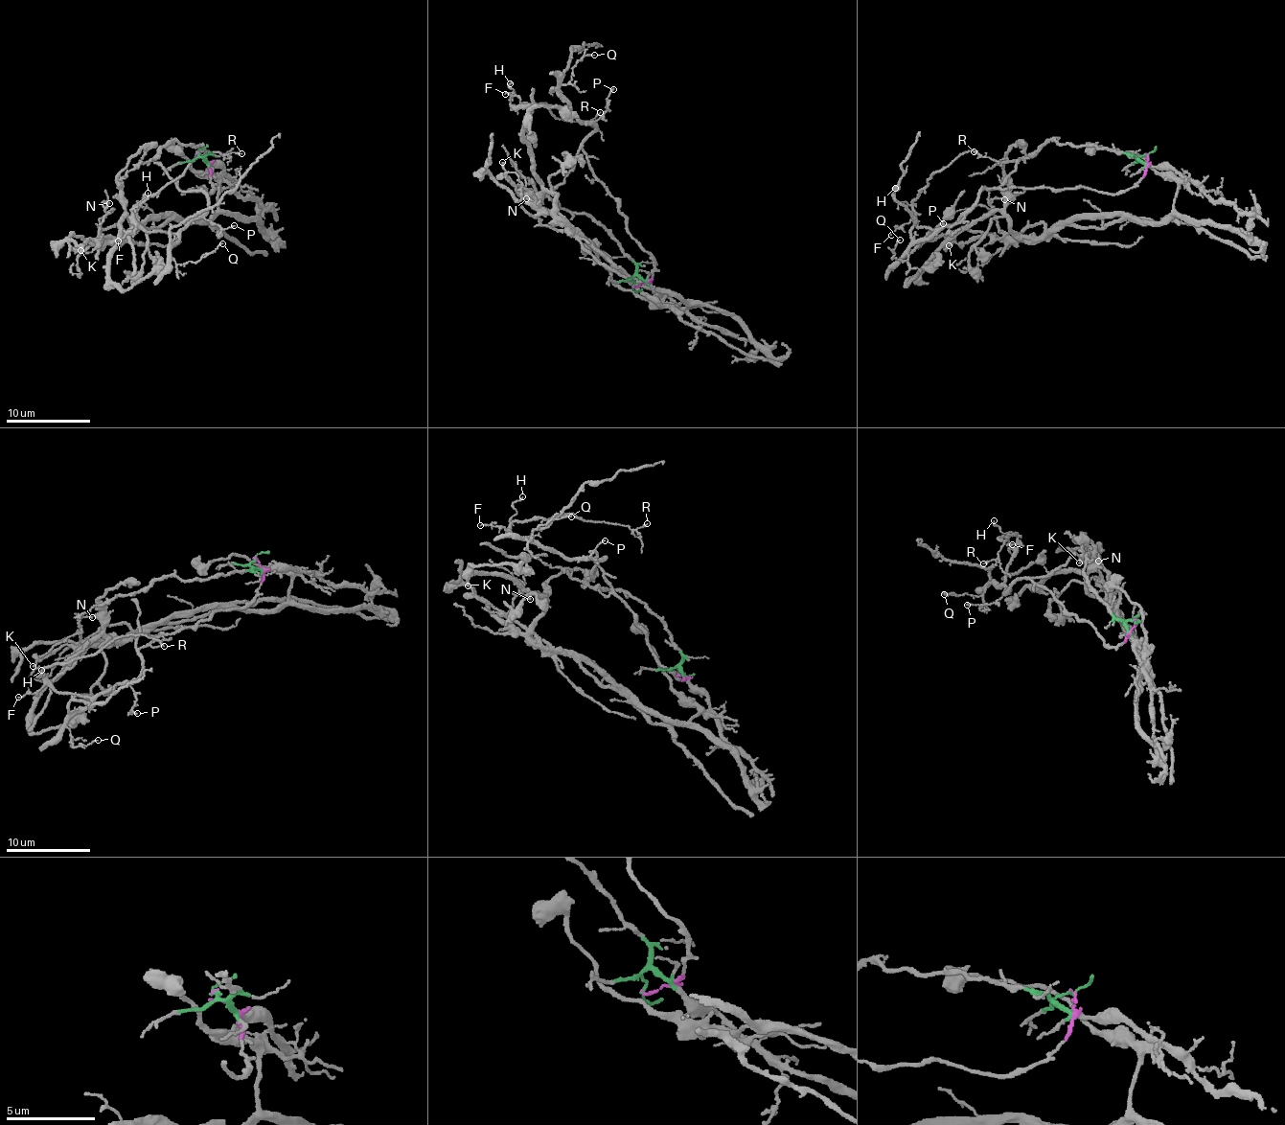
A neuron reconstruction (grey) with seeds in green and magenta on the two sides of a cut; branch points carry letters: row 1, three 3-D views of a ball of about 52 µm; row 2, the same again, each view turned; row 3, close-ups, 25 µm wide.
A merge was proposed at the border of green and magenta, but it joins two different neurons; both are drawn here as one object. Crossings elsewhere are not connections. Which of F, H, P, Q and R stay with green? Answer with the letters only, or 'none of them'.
none of them

